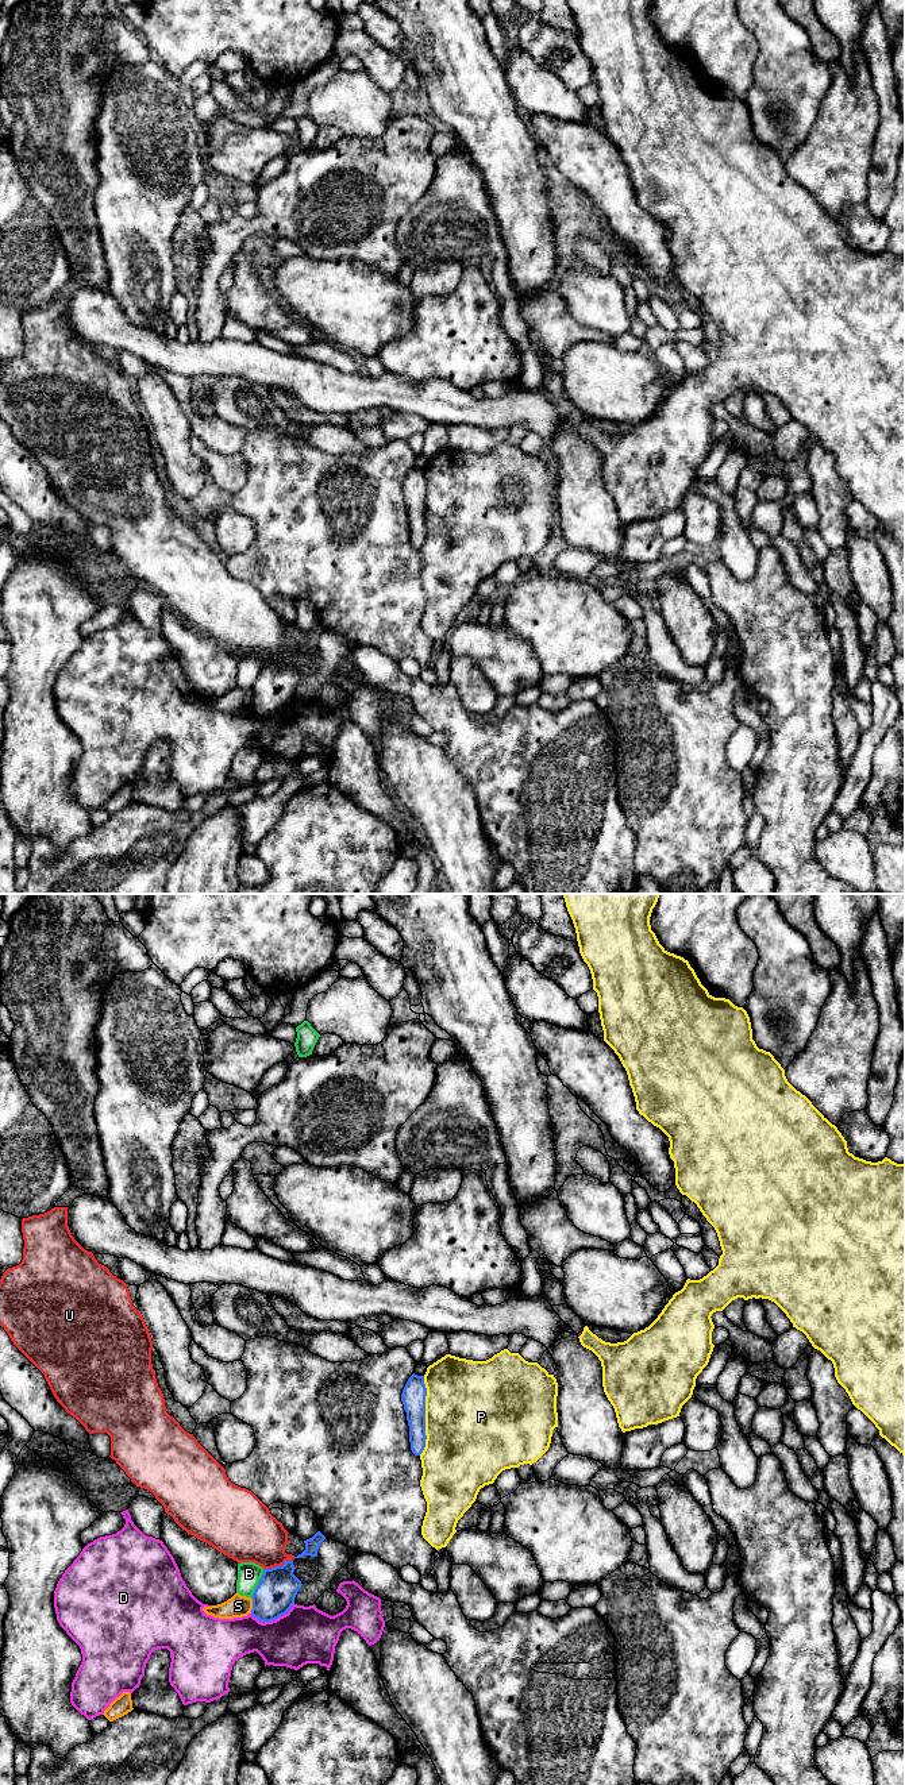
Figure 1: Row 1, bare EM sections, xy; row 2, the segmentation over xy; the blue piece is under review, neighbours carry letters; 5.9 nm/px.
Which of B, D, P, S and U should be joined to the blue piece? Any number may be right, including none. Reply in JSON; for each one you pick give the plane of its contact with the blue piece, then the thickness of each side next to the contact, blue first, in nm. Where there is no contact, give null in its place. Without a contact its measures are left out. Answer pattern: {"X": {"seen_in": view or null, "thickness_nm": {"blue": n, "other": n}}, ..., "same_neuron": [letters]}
{"same_neuron": []}

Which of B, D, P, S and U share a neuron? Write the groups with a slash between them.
B / D / P / S / U

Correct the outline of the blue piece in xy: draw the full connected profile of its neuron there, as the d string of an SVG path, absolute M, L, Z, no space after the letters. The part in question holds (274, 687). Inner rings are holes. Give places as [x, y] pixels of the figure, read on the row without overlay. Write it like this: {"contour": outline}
{"contour": "M290 652L285 654L282 659L263 663L251 690L254 710L265 716L288 706L303 678L293 664L294 658Z"}

